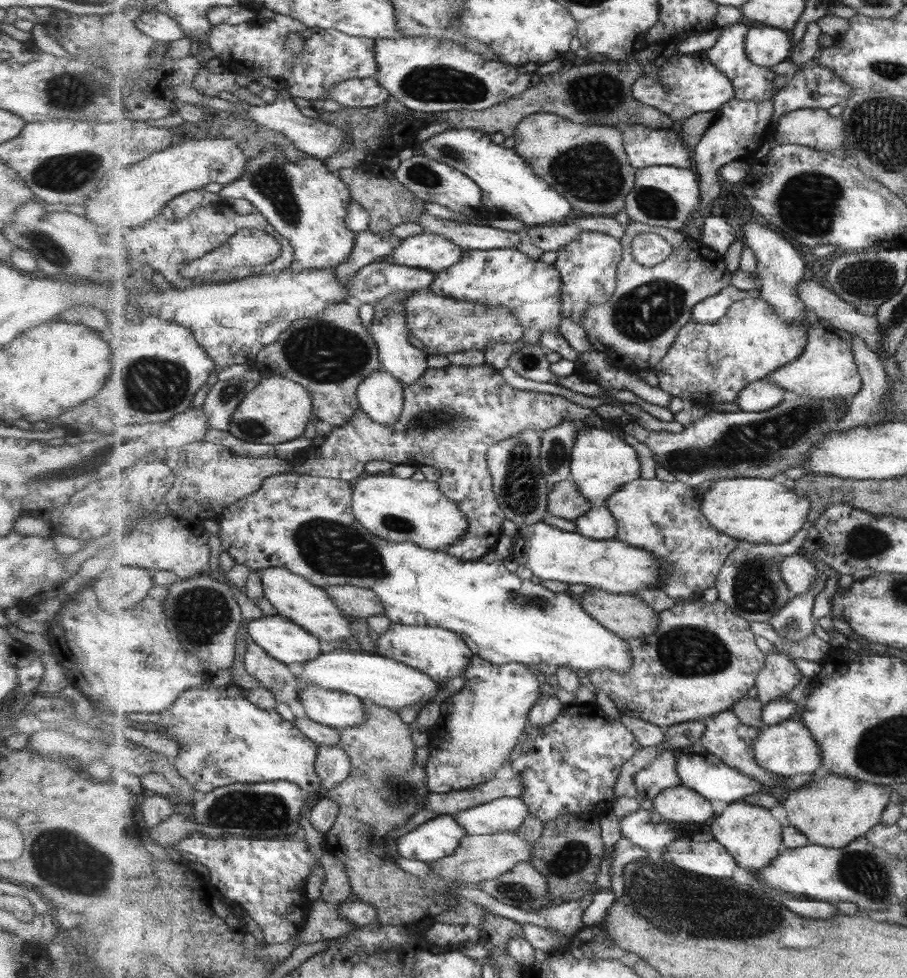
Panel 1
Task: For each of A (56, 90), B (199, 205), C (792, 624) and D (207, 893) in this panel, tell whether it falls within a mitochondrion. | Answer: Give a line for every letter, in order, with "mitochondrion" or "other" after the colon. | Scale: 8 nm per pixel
A: mitochondrion
B: other
C: mitochondrion
D: other

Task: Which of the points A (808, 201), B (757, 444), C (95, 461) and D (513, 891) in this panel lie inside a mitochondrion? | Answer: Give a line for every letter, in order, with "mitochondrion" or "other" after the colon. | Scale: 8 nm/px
A: mitochondrion
B: mitochondrion
C: mitochondrion
D: mitochondrion

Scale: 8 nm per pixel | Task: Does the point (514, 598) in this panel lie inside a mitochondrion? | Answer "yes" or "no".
yes

